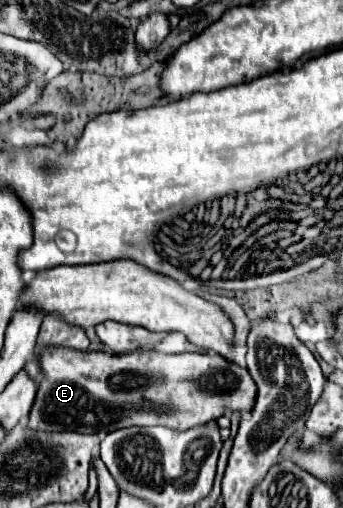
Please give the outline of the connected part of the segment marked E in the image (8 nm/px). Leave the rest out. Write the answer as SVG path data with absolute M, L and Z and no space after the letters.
M49 349L49 353L45 353L45 357L41 359L41 367L45 369L45 377L39 383L37 389L37 397L33 403L33 409L29 413L29 429L33 431L77 431L77 433L111 433L115 429L123 429L123 427L133 427L133 425L163 425L175 431L187 431L193 425L201 425L213 419L219 419L221 415L225 415L227 411L247 411L249 407L253 407L253 397L257 395L257 387L255 381L251 379L249 371L233 361L227 361L225 357L221 357L219 353L159 353L159 351L145 351L145 353L127 353L127 355L107 355L101 351L91 351L91 353L77 353L73 349Z

